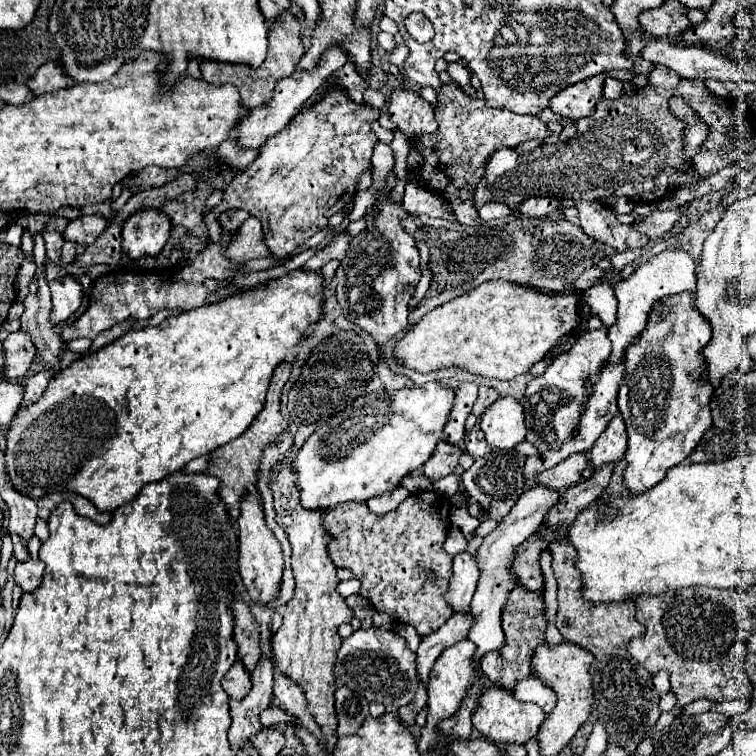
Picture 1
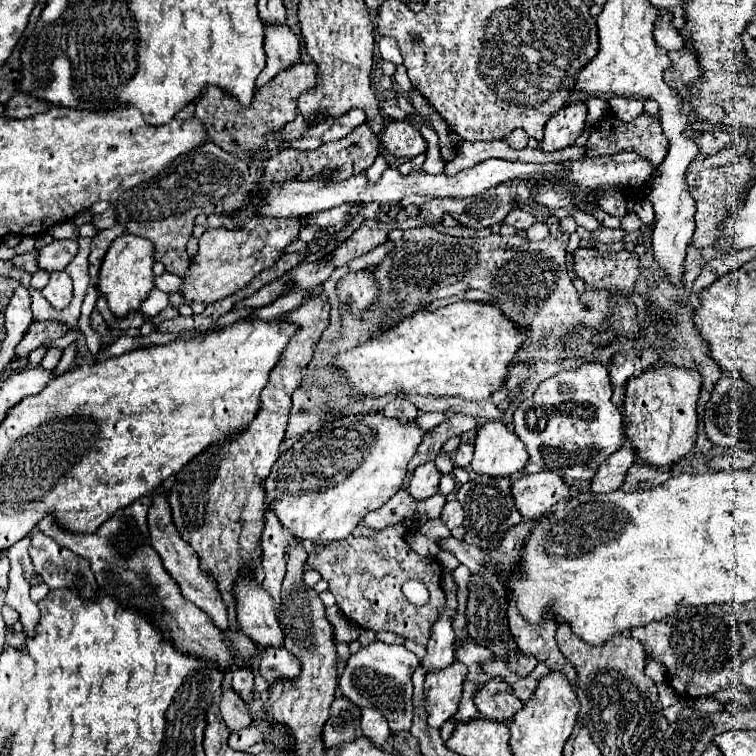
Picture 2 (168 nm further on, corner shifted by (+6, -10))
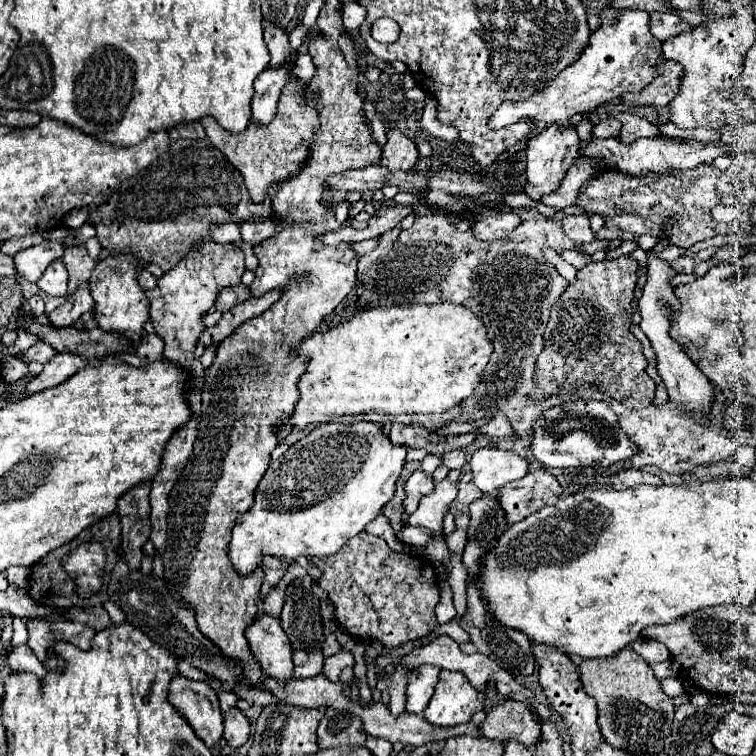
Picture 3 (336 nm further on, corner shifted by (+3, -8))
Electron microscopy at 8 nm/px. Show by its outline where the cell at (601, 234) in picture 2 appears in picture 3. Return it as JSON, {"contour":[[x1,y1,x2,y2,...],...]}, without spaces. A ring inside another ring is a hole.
{"contour":[[565,216,563,230,577,244,589,244,595,240,595,232,591,230,587,216]]}

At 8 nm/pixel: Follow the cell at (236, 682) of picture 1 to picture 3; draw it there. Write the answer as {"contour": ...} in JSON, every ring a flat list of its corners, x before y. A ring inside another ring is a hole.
{"contour":[[229,708,225,712,225,732,223,732,223,738,227,740,227,744,231,748,239,748,247,742,249,738,249,718,237,708]]}

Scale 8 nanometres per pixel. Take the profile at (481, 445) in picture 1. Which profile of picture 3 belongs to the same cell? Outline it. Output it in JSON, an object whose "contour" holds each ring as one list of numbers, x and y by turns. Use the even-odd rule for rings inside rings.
{"contour":[[453,450,443,454,443,464,449,468,463,468,465,466,465,450]]}

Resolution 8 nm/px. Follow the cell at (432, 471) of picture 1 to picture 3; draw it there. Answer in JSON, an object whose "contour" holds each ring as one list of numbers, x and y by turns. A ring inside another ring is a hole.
{"contour":[[415,470,411,474,411,478,407,480,405,484,405,492,407,492,407,498,405,498,405,510,407,514,413,514,417,510,417,504,419,500,425,496,425,494,431,494,435,488,435,482,429,474,425,474,423,470]]}

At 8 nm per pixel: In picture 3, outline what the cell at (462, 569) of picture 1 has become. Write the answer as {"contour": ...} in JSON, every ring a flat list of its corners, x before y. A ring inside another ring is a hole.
{"contour":[[423,666,413,672,407,686,407,712,423,714,429,698,433,696,433,688,439,682,441,668,437,666]]}

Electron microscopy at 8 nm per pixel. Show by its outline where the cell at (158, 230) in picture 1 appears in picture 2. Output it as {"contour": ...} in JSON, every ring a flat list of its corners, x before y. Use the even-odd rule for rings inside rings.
{"contour":[[122,234,112,242,100,266,98,292,108,300,108,308,116,318,124,318,130,312,140,310,142,302,154,288,152,264,154,264,154,244,150,240]]}

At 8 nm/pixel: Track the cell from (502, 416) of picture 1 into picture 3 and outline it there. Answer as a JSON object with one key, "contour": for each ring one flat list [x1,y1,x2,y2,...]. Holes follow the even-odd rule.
{"contour":[[495,446,475,450,469,464,473,472,473,484,481,492,495,492,505,482,523,478,529,470,529,462,525,456]]}

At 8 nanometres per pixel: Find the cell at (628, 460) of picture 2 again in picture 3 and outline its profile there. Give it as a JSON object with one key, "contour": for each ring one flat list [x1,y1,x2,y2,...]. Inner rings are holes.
{"contour":[[621,468,615,474,611,474,609,484,615,490,625,490,625,488,631,488,631,486,637,486,637,484,663,484,663,482,661,482,659,476,649,474,645,470,639,470,639,468]]}

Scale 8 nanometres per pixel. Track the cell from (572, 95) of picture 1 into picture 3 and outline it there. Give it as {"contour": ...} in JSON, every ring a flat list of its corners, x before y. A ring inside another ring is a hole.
{"contour":[[567,124,567,126,549,126,547,130,541,130,539,134,535,134,533,138,529,138,527,142,527,170,525,170,525,178,527,178,527,196,533,200,539,200,541,196,553,192,561,178,565,176,565,172,569,170,569,166,575,162,577,158,577,150,579,150,579,136,575,126]]}

